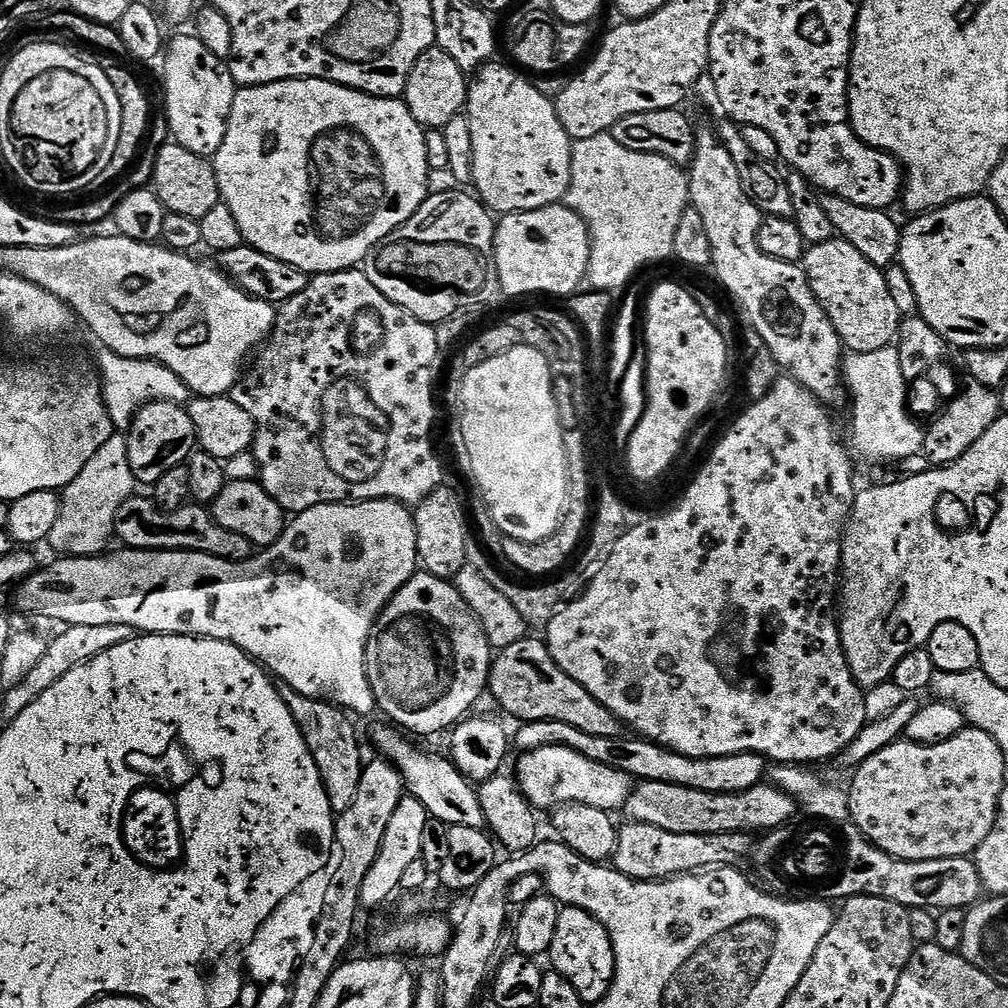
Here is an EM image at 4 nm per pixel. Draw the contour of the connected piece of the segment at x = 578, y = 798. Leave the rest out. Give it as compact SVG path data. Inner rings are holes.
M542 746L533 752L523 753L519 758L521 760L517 762L516 772L514 771L516 785L520 787L529 804L537 810L543 810L543 808L555 810L561 804L585 804L609 814L616 814L623 809L634 787L633 777L614 770L602 762L594 762L566 746Z

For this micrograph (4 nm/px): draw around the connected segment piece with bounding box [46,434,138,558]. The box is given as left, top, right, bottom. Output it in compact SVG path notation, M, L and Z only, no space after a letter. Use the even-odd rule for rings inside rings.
M113 434L107 442L98 446L98 454L94 454L94 458L86 462L82 474L78 474L78 478L74 478L63 489L58 522L54 522L54 530L50 530L47 547L52 547L56 554L67 558L74 552L72 540L98 539L100 520L115 521L118 510L127 500L132 499L137 488L138 481L130 470L128 437L124 434Z

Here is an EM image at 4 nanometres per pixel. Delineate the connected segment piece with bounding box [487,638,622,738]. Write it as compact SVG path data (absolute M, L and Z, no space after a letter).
M525 638L506 646L495 653L492 661L492 673L488 675L487 691L516 719L516 722L529 720L549 720L566 722L582 734L594 734L594 738L614 738L621 735L622 725L619 718L602 702L590 694L570 674L566 674L554 662L547 643L543 639Z

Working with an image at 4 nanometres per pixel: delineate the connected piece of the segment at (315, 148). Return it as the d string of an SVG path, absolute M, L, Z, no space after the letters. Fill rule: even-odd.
M283 80L273 84L259 84L249 88L237 87L234 106L230 106L230 118L226 126L226 138L214 157L220 199L234 213L238 230L242 230L245 245L257 248L262 254L278 262L290 262L303 272L347 272L363 265L364 259L378 242L385 240L398 226L402 226L428 199L428 163L426 162L425 129L412 117L403 99L368 96L353 88L335 84L329 80Z

